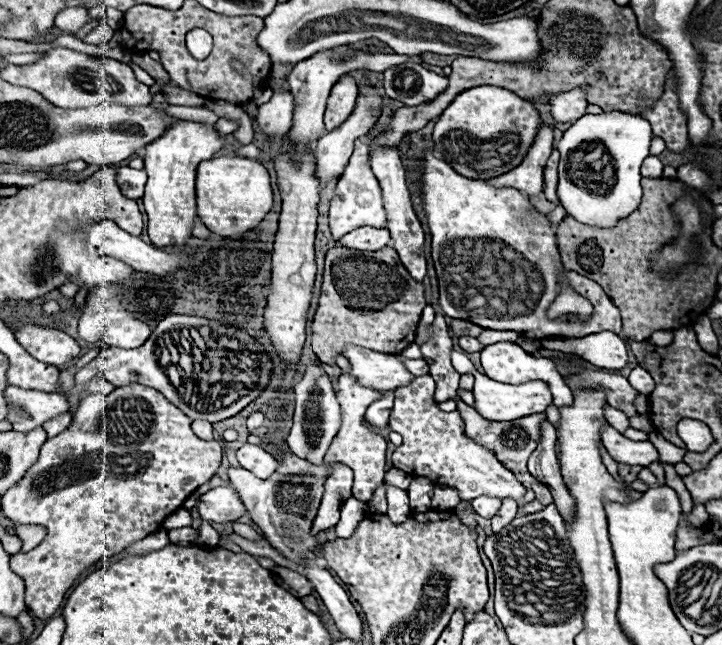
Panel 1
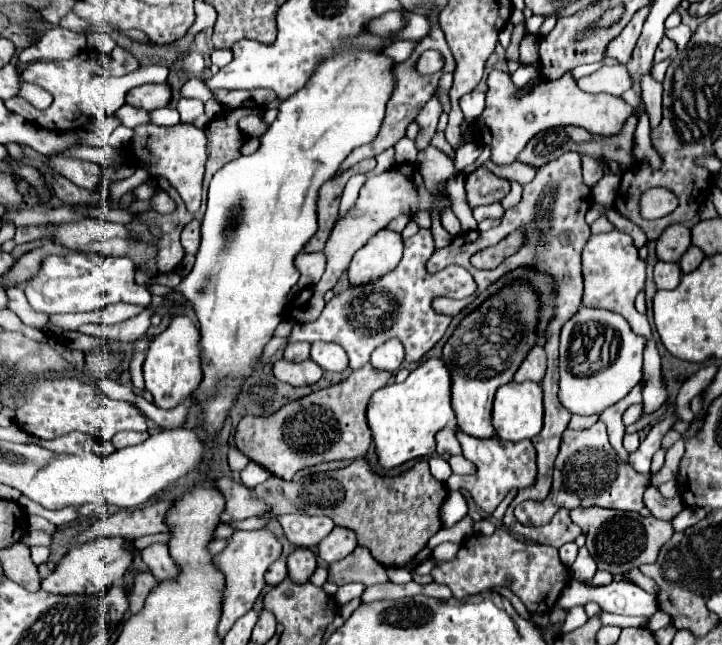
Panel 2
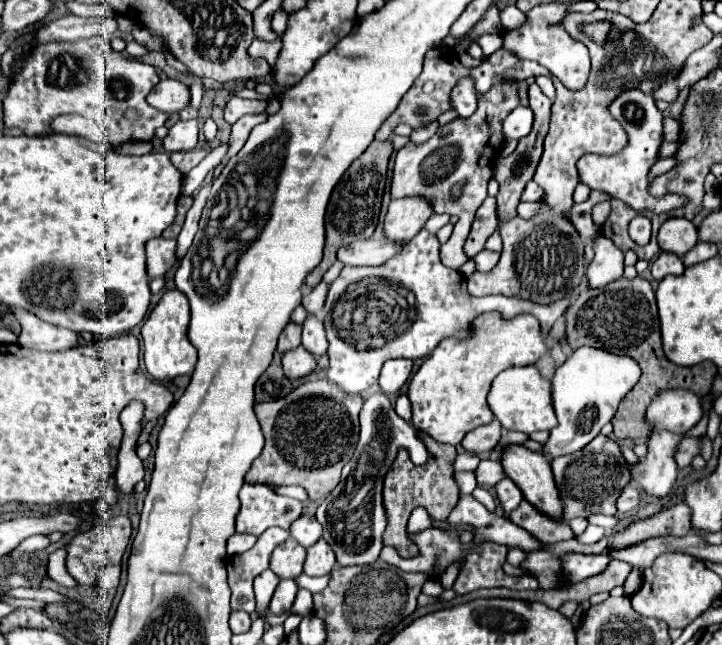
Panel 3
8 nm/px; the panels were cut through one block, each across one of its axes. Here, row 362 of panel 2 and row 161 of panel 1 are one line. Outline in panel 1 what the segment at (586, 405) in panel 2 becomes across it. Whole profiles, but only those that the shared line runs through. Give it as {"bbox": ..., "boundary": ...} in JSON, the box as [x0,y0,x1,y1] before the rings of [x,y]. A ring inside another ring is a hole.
{"bbox":[558,112,652,228],"boundary":[[[602,112],[602,114],[584,114],[576,120],[558,142],[560,150],[560,166],[558,166],[558,200],[564,206],[568,216],[574,216],[582,224],[612,228],[624,216],[630,216],[642,200],[640,186],[640,166],[650,152],[652,128],[644,118],[624,114],[624,112]],[[590,152],[606,152],[610,158],[592,158]],[[596,184],[594,190],[608,190],[606,194],[588,192]]]}

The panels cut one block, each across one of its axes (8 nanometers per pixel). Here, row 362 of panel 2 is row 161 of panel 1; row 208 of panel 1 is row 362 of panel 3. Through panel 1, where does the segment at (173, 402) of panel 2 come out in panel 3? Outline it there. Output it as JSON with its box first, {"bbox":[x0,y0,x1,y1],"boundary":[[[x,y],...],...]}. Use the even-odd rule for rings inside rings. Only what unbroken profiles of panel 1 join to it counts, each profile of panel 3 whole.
{"bbox":[142,290,198,382],"boundary":[[[166,290],[160,298],[160,302],[150,312],[148,320],[142,324],[142,340],[144,340],[144,364],[152,378],[164,382],[174,380],[176,376],[194,372],[198,352],[190,344],[186,332],[190,322],[190,306],[188,298],[180,290]]]}

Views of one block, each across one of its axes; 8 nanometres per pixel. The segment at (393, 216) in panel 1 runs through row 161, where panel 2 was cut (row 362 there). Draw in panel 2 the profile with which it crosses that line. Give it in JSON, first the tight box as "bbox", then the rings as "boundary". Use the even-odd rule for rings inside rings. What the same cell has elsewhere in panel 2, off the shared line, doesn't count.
{"bbox":[370,338,404,372],"boundary":[[[390,338],[388,342],[380,344],[370,358],[370,364],[378,370],[388,370],[388,372],[396,372],[400,368],[404,360],[404,348],[402,342],[398,338]]]}

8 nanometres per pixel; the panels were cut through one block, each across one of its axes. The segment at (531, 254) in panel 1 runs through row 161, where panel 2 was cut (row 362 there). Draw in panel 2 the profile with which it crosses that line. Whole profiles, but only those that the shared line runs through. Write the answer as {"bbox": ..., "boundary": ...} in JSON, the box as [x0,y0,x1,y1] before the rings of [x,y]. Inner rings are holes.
{"bbox":[366,358,454,470],"boundary":[[[428,358],[410,376],[398,384],[388,384],[376,390],[366,410],[368,426],[378,456],[378,464],[384,470],[396,468],[412,458],[426,458],[434,452],[434,434],[454,420],[450,406],[450,372],[440,358]]]}

